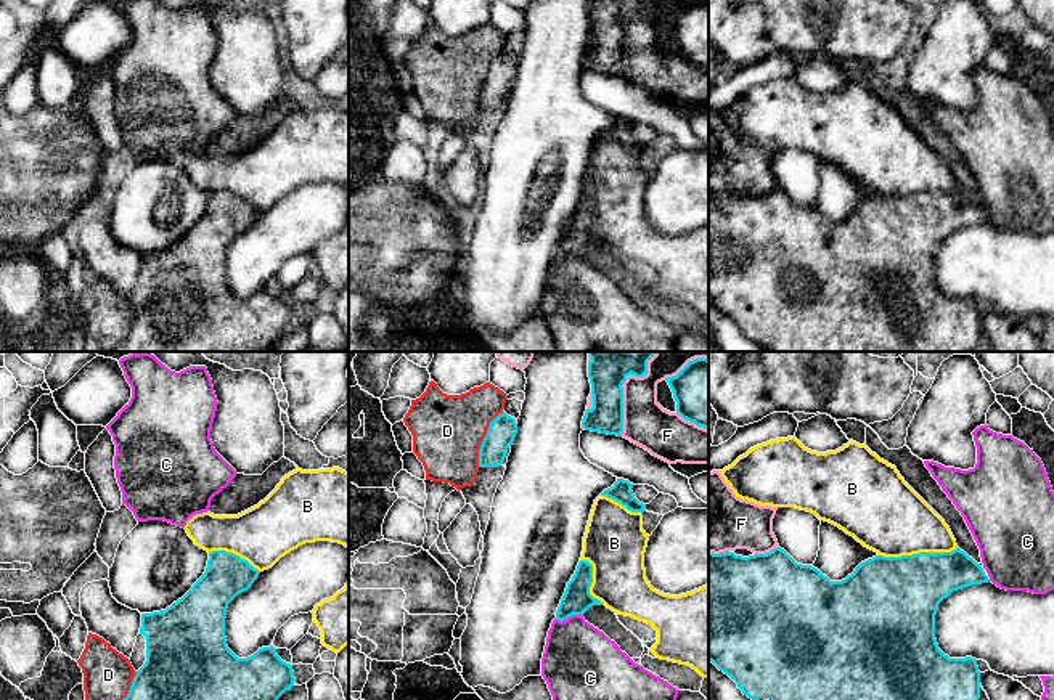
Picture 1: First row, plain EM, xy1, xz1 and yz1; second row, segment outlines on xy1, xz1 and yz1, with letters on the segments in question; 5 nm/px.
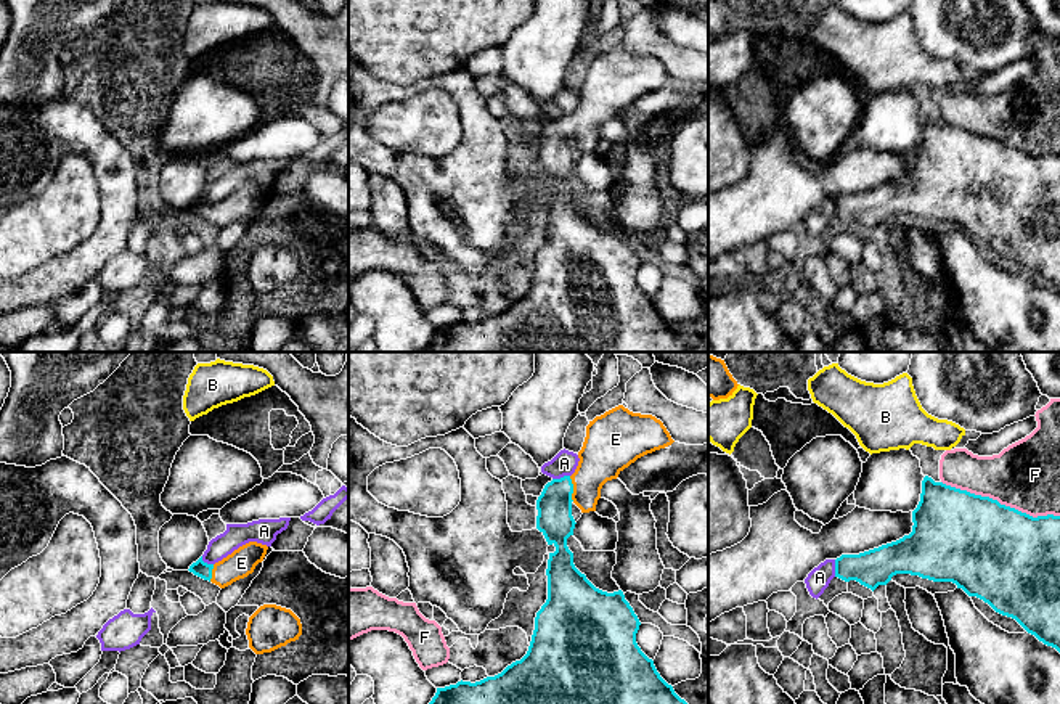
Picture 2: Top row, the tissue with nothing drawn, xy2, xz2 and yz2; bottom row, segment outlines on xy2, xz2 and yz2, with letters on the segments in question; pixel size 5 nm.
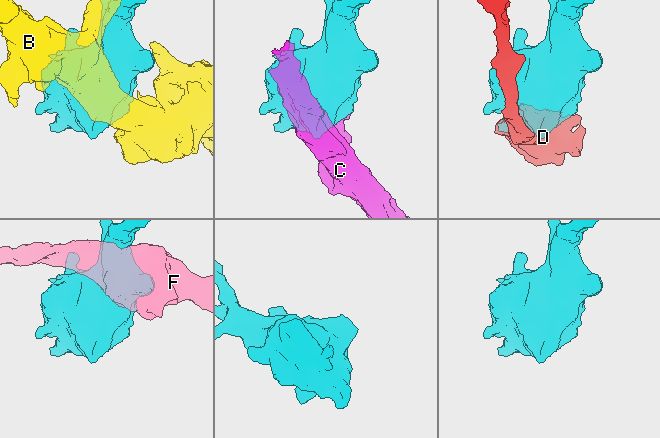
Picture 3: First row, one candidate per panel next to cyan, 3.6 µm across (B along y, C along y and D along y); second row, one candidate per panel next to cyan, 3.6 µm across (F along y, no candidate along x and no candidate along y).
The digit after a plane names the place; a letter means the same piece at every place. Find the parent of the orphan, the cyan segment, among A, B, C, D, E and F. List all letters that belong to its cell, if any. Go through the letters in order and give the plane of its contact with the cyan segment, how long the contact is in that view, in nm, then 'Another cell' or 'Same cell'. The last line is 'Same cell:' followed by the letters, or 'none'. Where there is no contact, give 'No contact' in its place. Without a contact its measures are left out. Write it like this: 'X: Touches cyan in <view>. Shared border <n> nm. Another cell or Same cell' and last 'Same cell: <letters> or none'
A: Touches cyan in xz2. Shared border 90 nm. Another cell
B: Touches cyan in yz1. Shared border 400 nm. Another cell
C: Touches cyan in xz1. Shared border 140 nm. Another cell
D: Touches cyan in xz1. Shared border 300 nm. Another cell
E: Touches cyan in xz2. Shared border 130 nm. Same cell
F: Touches cyan in yz2. Shared border 600 nm. Another cell
Same cell: E

